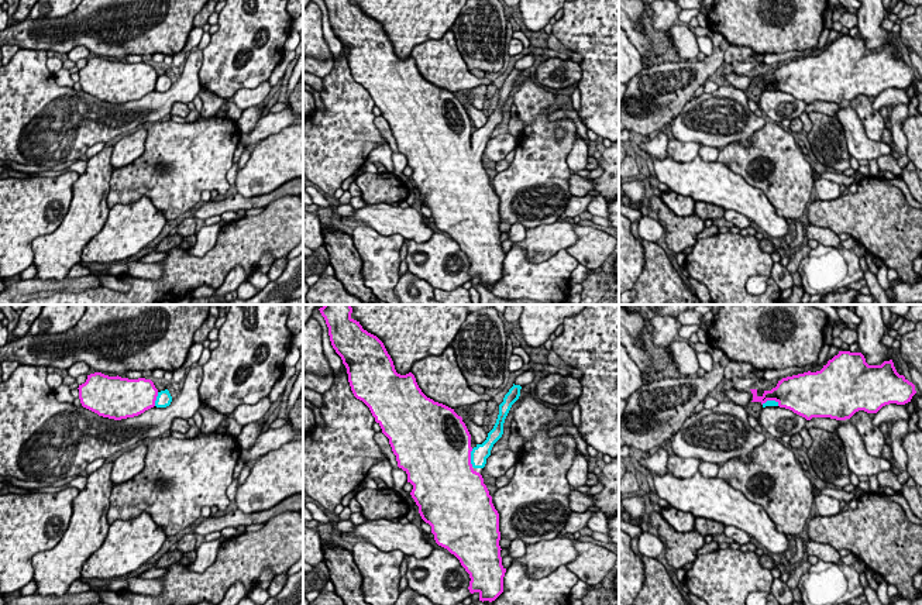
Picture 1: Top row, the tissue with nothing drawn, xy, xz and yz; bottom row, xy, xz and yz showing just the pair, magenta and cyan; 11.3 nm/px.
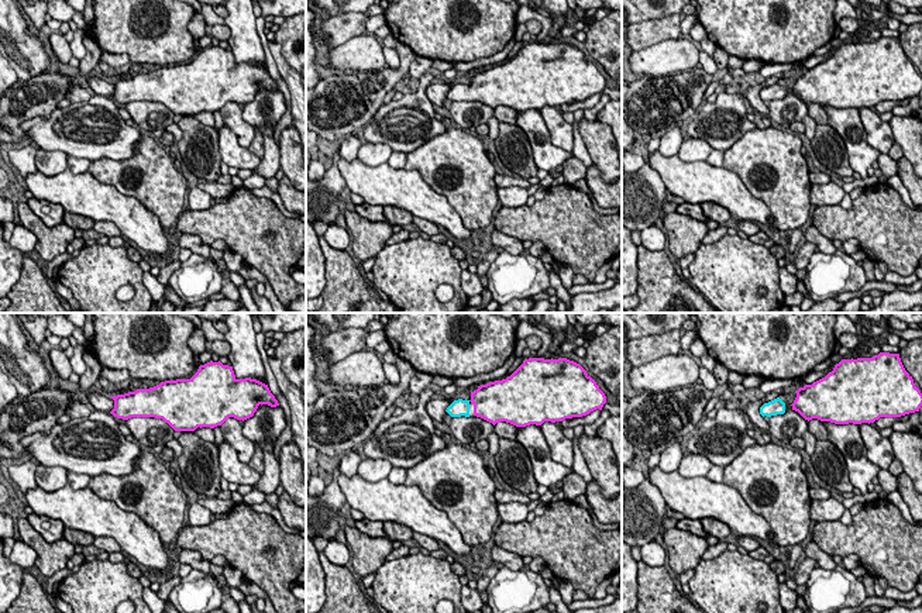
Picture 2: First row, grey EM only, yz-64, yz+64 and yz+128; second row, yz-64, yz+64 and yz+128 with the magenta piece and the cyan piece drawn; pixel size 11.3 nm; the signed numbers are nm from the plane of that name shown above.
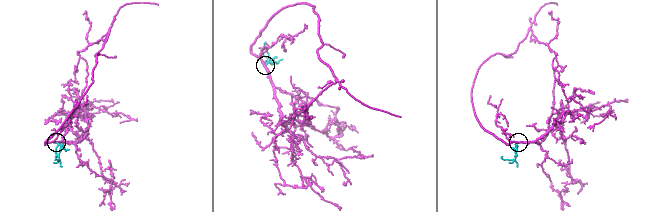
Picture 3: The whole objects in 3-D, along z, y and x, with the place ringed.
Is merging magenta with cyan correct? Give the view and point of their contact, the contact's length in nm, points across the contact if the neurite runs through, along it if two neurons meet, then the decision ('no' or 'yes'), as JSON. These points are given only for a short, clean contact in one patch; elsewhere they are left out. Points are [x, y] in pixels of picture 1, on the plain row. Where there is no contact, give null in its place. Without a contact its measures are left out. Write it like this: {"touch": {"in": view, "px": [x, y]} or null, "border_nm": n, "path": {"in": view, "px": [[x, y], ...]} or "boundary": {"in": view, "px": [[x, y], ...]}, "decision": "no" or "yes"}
{"touch": {"in": "xz", "px": [470, 141]}, "border_nm": 200, "path": {"in": "xz", "px": [[449, 136], [458, 141], [470, 141], [478, 140]]}, "decision": "yes"}

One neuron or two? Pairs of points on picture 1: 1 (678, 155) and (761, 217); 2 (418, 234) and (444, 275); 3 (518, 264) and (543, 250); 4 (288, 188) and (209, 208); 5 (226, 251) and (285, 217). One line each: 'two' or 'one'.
1: two
2: two
3: two
4: one
5: one

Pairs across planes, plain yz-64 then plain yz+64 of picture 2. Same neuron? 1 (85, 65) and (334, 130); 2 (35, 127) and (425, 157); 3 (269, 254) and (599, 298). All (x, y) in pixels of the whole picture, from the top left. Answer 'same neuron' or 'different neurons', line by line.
1: same neuron
2: different neurons
3: different neurons

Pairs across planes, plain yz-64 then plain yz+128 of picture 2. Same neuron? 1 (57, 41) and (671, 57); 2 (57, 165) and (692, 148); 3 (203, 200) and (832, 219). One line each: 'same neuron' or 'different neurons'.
1: same neuron
2: same neuron
3: different neurons

